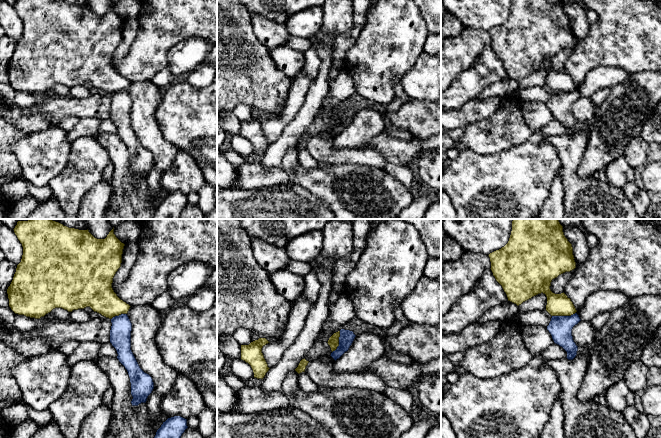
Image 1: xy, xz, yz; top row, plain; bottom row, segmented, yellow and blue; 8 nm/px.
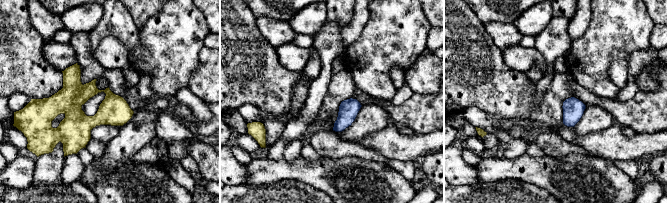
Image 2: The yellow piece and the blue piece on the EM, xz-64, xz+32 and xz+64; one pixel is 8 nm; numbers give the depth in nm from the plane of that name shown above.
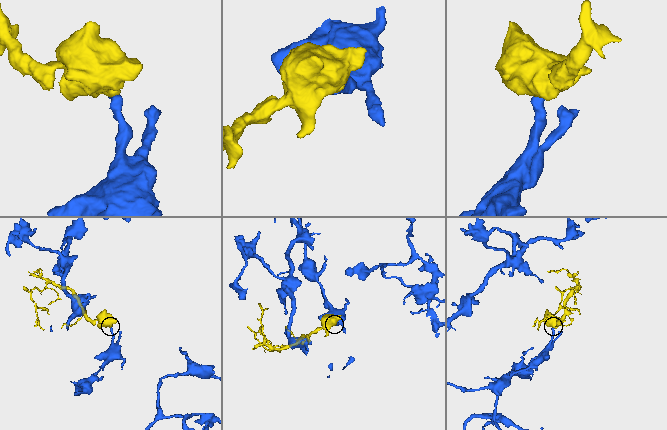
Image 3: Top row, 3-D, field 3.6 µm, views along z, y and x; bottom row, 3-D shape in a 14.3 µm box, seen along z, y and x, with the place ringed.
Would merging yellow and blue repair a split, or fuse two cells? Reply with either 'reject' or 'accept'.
reject

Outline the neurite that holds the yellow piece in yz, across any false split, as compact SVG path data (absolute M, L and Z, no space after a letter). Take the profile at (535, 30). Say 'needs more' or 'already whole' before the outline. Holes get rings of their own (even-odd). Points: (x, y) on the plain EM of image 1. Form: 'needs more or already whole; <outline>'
already whole; M512 0L508 19L488 32L493 52L502 62L508 77L519 82L543 69L547 73L546 87L551 92L571 92L577 88L564 68L555 70L550 65L553 55L576 44L572 20L565 13L561 0Z

